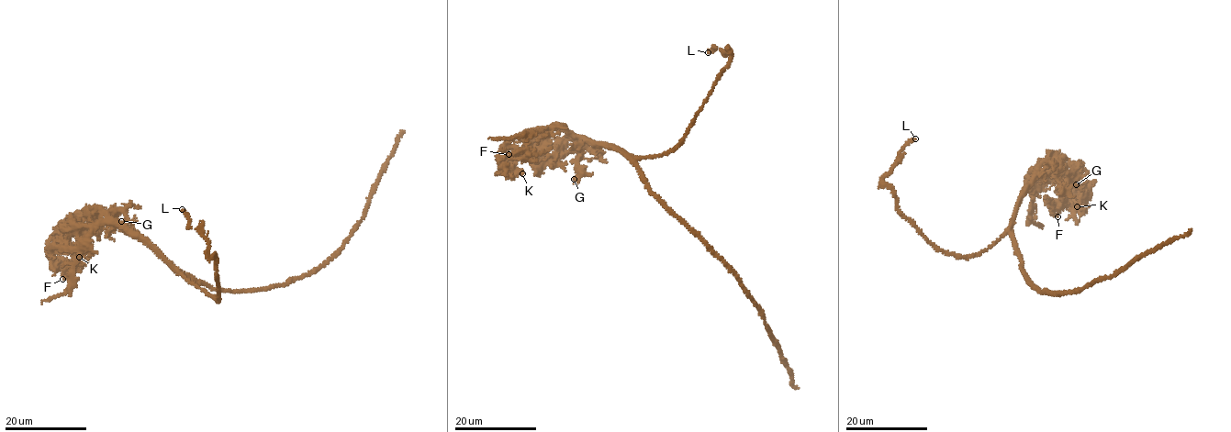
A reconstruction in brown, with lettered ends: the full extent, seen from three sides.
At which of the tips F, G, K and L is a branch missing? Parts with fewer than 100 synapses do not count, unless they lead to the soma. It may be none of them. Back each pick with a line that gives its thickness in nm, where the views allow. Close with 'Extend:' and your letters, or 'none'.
Extend: none

